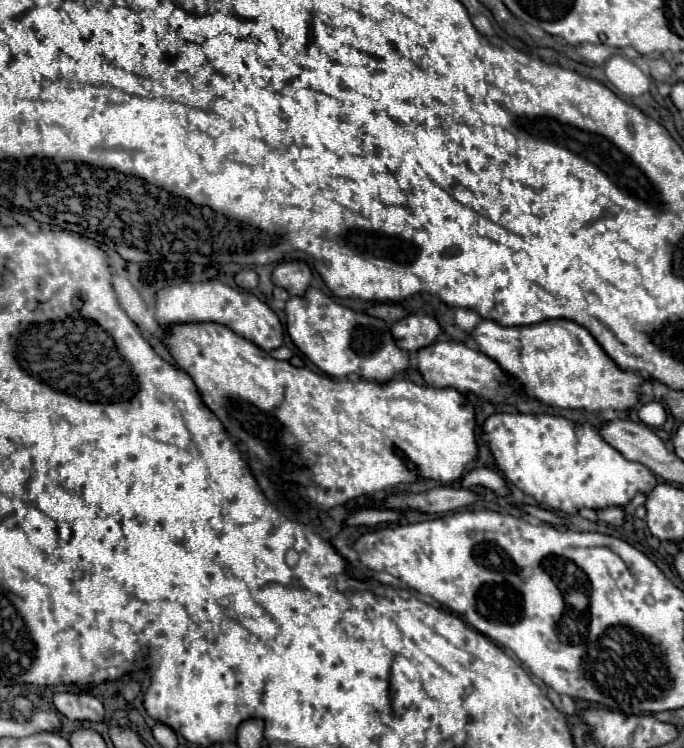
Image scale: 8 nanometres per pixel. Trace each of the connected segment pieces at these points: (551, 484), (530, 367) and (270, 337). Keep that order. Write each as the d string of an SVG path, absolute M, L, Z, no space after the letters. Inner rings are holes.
M499 412L488 416L482 426L482 440L488 444L498 470L504 474L506 480L510 480L514 486L518 486L522 492L530 494L536 502L562 510L566 514L576 514L582 508L602 510L608 506L626 506L636 492L650 492L656 486L654 474L638 464L622 458L618 450L614 450L610 444L606 444L598 432L596 422L586 422L582 426L576 426L574 422L562 418L562 416L548 416L548 414L523 414L520 412Z
M482 320L472 338L480 350L496 360L504 372L518 380L528 398L536 398L548 406L570 410L626 410L638 404L644 378L632 370L622 370L598 346L594 336L576 322L550 320L532 326L500 326L494 320Z
M186 280L172 284L158 290L156 296L156 320L164 330L172 322L216 322L222 324L242 338L254 342L258 348L272 352L282 346L284 342L284 326L274 310L258 300L250 292L242 292L238 288L230 288L220 280L207 280L205 282L191 283Z

